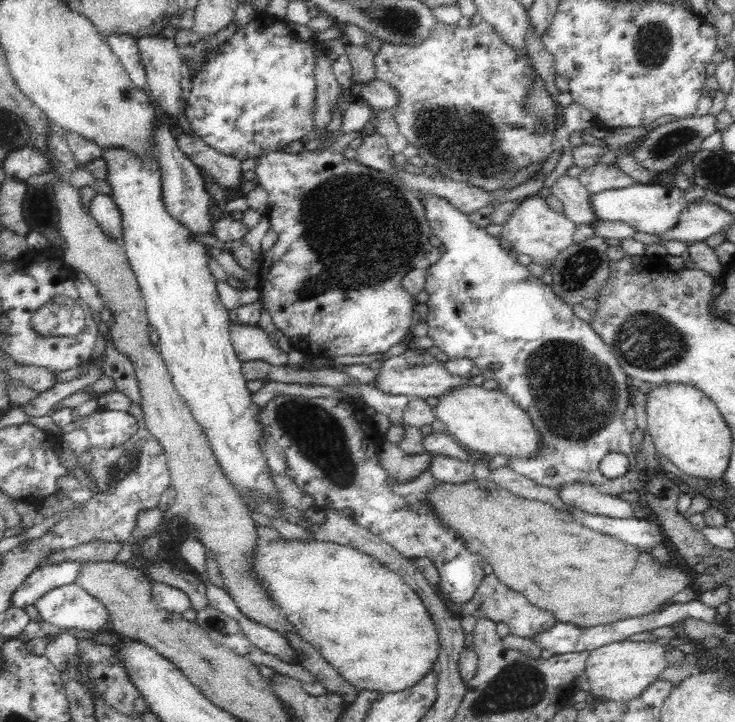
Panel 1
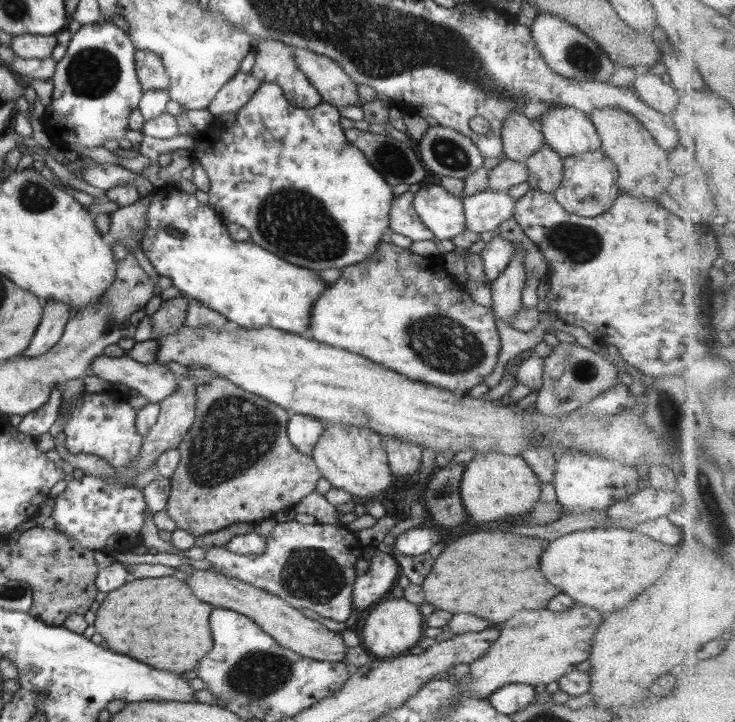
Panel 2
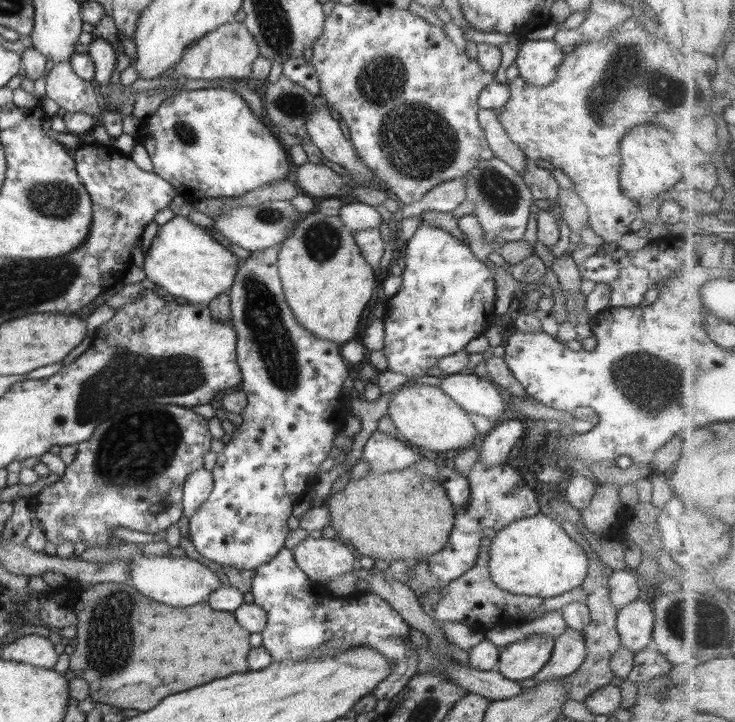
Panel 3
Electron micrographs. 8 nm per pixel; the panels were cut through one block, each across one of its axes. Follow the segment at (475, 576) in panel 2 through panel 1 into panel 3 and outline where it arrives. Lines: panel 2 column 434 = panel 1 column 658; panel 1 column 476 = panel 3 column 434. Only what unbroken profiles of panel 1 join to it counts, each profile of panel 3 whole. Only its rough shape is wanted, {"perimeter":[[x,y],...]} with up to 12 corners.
{"perimeter":[[414,468],[368,472],[326,506],[359,557],[440,552],[455,508]]}

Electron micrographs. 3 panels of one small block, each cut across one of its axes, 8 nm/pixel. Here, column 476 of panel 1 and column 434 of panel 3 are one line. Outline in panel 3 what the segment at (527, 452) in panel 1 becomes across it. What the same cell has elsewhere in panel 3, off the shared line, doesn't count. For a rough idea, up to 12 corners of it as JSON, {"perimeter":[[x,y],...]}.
{"perimeter":[[409,384],[388,415],[417,450],[466,449],[480,434],[439,386]]}

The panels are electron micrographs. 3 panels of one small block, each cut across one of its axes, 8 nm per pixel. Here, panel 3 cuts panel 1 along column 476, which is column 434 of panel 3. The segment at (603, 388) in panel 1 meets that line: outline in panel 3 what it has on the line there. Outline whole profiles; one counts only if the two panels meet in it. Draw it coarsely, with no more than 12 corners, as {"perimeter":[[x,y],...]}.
{"perimeter":[[422,220],[382,317],[410,380],[493,330],[493,273]]}

